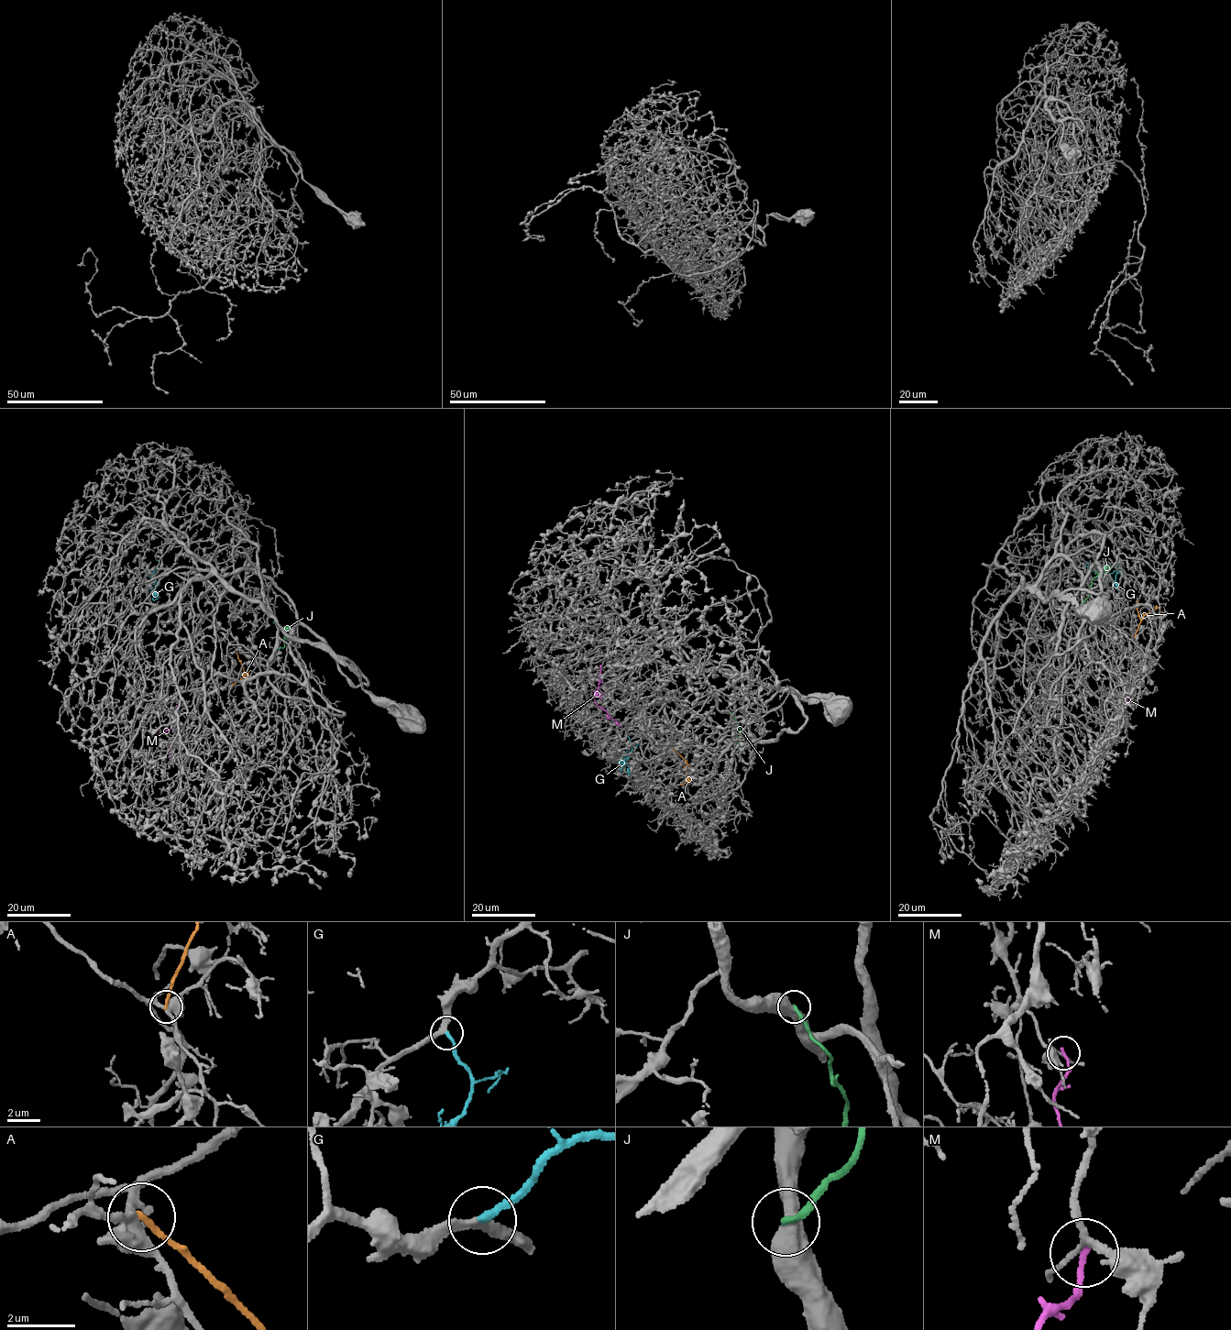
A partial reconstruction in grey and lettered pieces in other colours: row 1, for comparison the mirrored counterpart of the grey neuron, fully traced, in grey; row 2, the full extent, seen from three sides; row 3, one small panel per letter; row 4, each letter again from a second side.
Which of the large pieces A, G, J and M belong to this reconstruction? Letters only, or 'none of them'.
G

